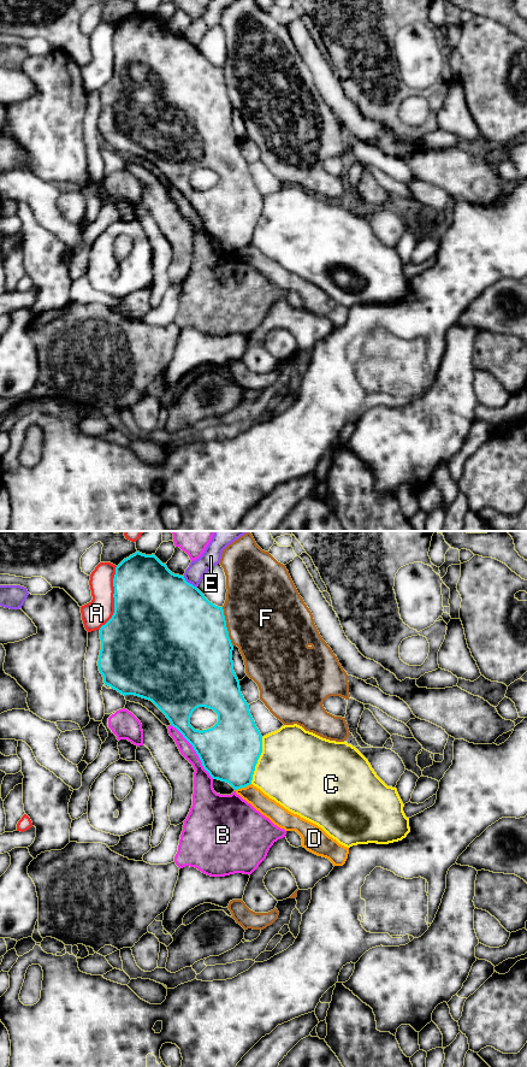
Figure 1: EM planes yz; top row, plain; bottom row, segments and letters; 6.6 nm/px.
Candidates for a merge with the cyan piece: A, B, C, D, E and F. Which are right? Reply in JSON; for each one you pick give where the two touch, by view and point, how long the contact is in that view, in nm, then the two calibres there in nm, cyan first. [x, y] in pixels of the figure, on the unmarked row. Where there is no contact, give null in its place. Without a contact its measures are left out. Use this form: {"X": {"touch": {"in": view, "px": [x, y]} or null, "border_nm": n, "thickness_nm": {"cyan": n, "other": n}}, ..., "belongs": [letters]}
{"belongs": []}

